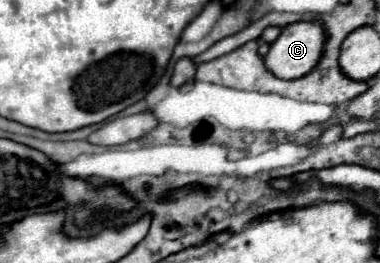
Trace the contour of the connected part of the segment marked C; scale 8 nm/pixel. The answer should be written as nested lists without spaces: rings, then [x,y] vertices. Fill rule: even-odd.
[[[291,23],[283,27],[277,41],[273,41],[269,53],[265,55],[265,65],[279,79],[299,79],[307,75],[307,71],[311,71],[315,63],[319,63],[319,55],[323,55],[323,39],[327,39],[327,35],[323,35],[323,27],[319,27],[319,23]]]

